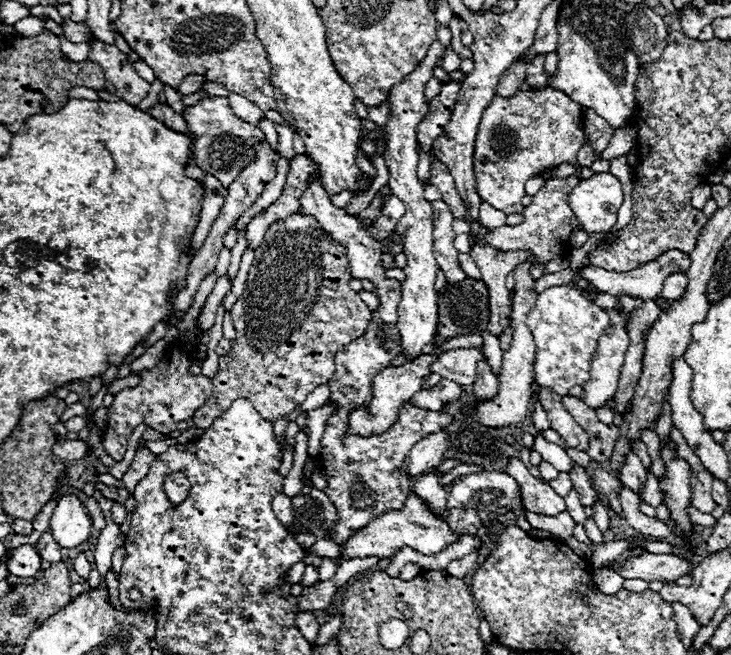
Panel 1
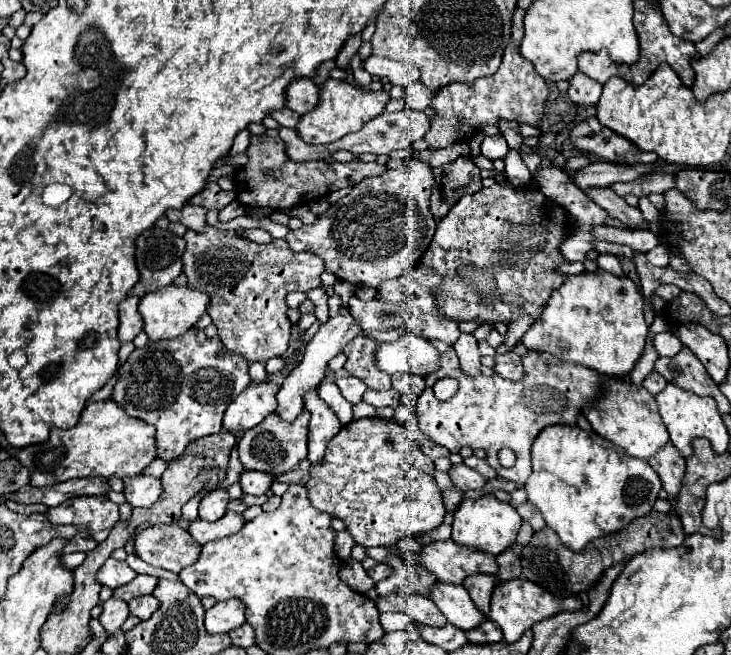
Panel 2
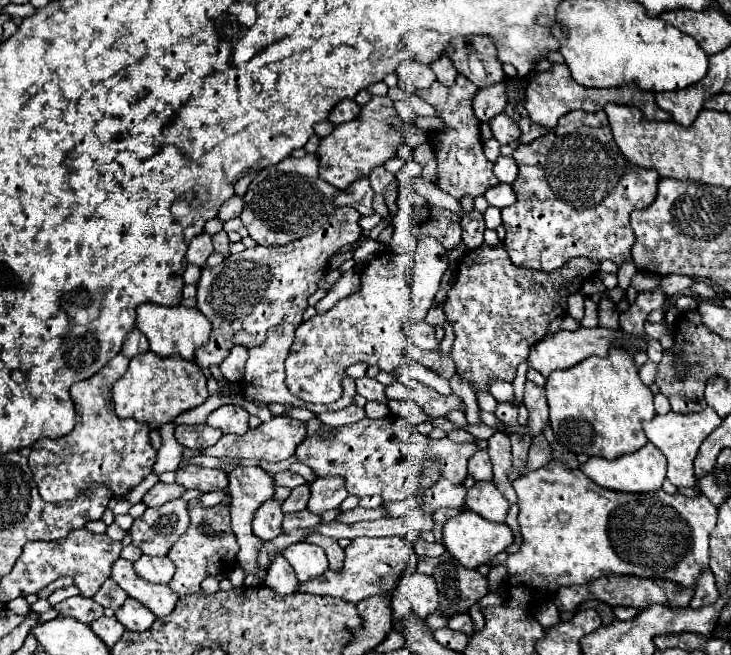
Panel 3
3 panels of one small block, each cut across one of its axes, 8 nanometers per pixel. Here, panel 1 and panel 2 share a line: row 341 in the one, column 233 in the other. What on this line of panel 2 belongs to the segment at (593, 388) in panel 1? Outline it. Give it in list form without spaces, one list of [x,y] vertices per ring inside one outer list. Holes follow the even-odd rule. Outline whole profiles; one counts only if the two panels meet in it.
[[[226,600],[206,610],[206,632],[226,634],[244,624],[244,604],[240,600]]]

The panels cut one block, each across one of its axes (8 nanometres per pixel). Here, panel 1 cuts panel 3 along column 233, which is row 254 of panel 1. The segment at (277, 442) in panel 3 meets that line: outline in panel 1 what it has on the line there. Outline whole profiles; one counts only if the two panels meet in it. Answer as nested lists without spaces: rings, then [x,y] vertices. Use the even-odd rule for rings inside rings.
[[[442,200],[432,202],[434,206],[434,256],[438,260],[438,266],[444,270],[448,284],[456,284],[466,278],[466,274],[460,270],[458,264],[458,250],[454,248],[454,230],[452,230],[452,212],[448,204]]]

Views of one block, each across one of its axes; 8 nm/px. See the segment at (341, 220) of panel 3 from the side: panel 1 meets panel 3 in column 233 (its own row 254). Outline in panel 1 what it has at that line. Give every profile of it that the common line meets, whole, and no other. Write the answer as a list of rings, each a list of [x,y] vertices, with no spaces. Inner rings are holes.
[[[296,214],[272,224],[260,248],[254,252],[254,264],[248,272],[244,294],[230,310],[236,338],[232,350],[220,356],[220,370],[212,378],[214,392],[206,404],[196,410],[196,416],[192,418],[194,426],[208,428],[214,418],[226,412],[238,398],[250,400],[258,414],[274,424],[278,418],[288,416],[296,406],[300,406],[314,388],[326,384],[334,376],[336,352],[348,342],[360,338],[372,318],[370,308],[360,300],[358,292],[350,288],[350,278],[346,248],[334,244],[312,216]]]

